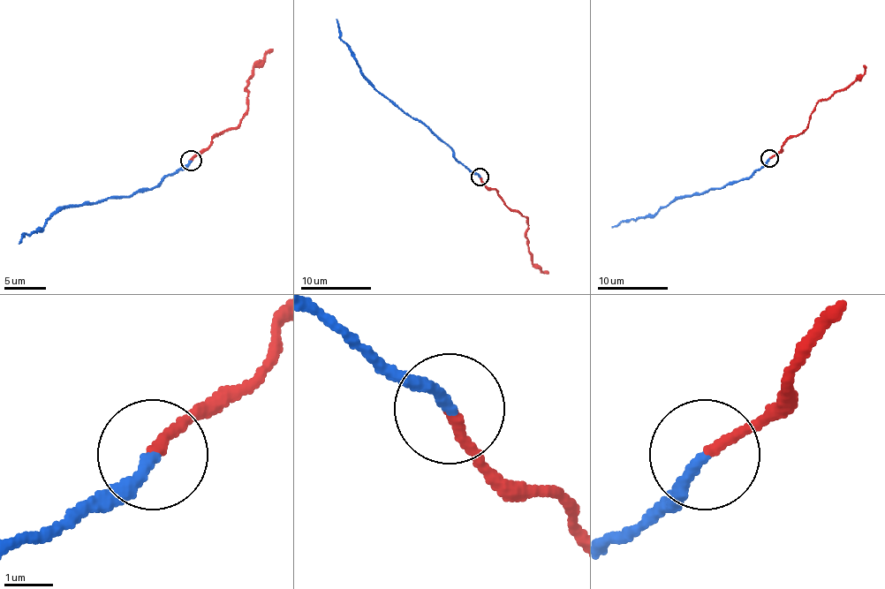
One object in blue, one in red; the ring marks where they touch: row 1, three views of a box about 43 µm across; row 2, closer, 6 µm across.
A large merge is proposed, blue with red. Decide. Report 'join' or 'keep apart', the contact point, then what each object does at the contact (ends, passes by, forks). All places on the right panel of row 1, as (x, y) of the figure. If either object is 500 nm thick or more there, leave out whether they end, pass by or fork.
keep apart; at (769, 158); blue ends there; red ends there

